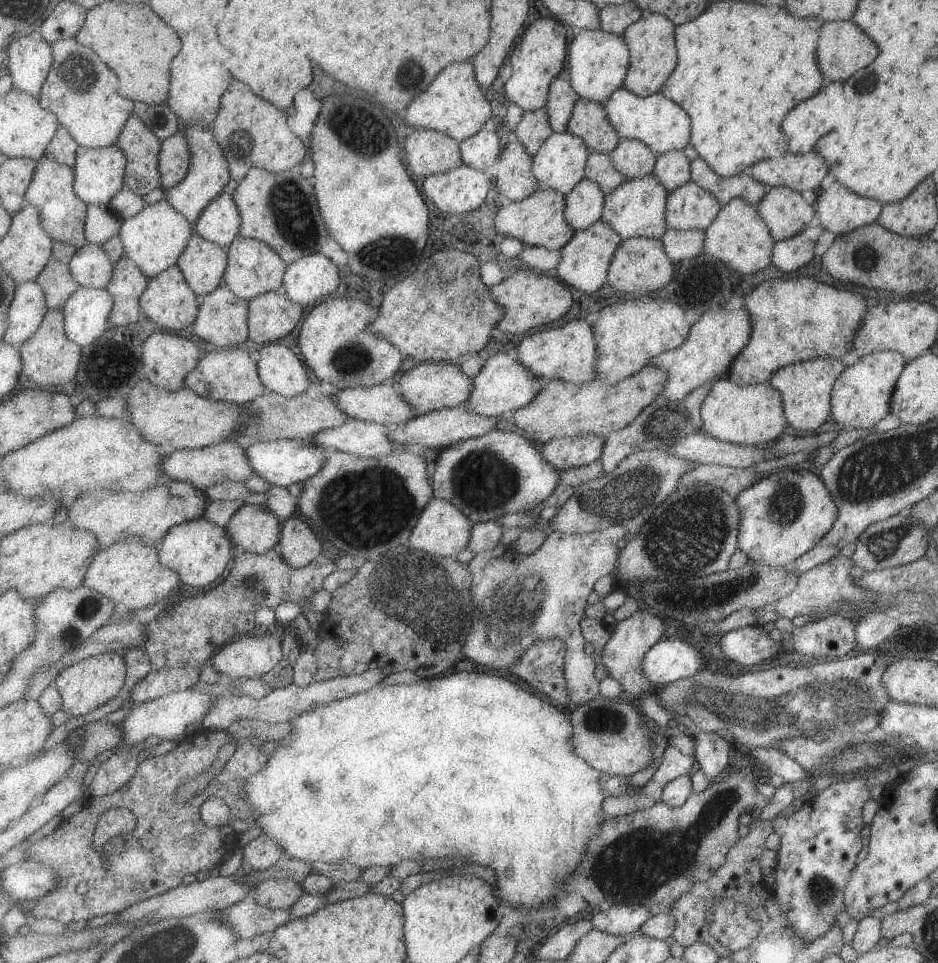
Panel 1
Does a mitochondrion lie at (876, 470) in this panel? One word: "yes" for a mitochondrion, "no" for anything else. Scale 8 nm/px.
yes

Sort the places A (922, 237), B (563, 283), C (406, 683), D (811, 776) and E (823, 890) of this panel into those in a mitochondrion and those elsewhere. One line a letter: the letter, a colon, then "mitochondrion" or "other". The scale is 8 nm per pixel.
A: other
B: other
C: other
D: other
E: mitochondrion

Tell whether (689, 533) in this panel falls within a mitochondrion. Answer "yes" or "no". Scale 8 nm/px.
yes

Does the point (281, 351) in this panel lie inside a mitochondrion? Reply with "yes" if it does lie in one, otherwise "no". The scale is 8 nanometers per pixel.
no

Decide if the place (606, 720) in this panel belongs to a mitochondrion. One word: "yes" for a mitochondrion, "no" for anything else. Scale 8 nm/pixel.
yes

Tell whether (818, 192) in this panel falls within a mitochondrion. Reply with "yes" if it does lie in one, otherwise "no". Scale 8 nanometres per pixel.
no

